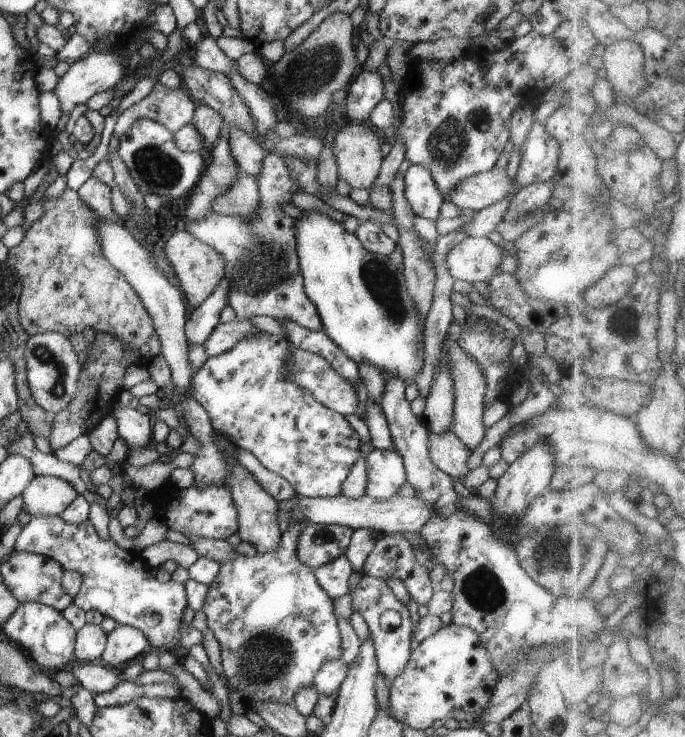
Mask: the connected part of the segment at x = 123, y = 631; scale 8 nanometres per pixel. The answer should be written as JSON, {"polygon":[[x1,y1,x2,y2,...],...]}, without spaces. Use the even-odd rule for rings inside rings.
{"polygon":[[118,624,114,630,107,634,107,641,103,653,99,656,104,664,112,668,130,662,133,658,138,660,144,657,147,638,141,630]]}

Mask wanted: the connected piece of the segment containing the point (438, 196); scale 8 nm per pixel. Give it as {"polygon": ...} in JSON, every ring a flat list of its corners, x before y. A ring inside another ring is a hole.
{"polygon":[[410,165,403,179,405,195,415,216,436,222,441,216,440,206,445,196,434,182,430,170,420,165]]}

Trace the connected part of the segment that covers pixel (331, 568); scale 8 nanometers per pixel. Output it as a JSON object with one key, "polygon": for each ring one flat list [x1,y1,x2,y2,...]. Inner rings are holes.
{"polygon":[[345,554,328,564,314,570,319,585,327,592,331,599,341,597,350,592,350,576,353,573,350,561]]}

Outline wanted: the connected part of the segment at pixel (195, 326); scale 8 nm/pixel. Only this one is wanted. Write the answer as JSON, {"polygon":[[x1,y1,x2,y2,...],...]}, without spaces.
{"polygon":[[229,278,222,279,216,290,206,298,198,308,195,308,193,314,185,324,185,335,187,341,194,344,204,344,212,331,220,323,220,312,227,306,229,299]]}

